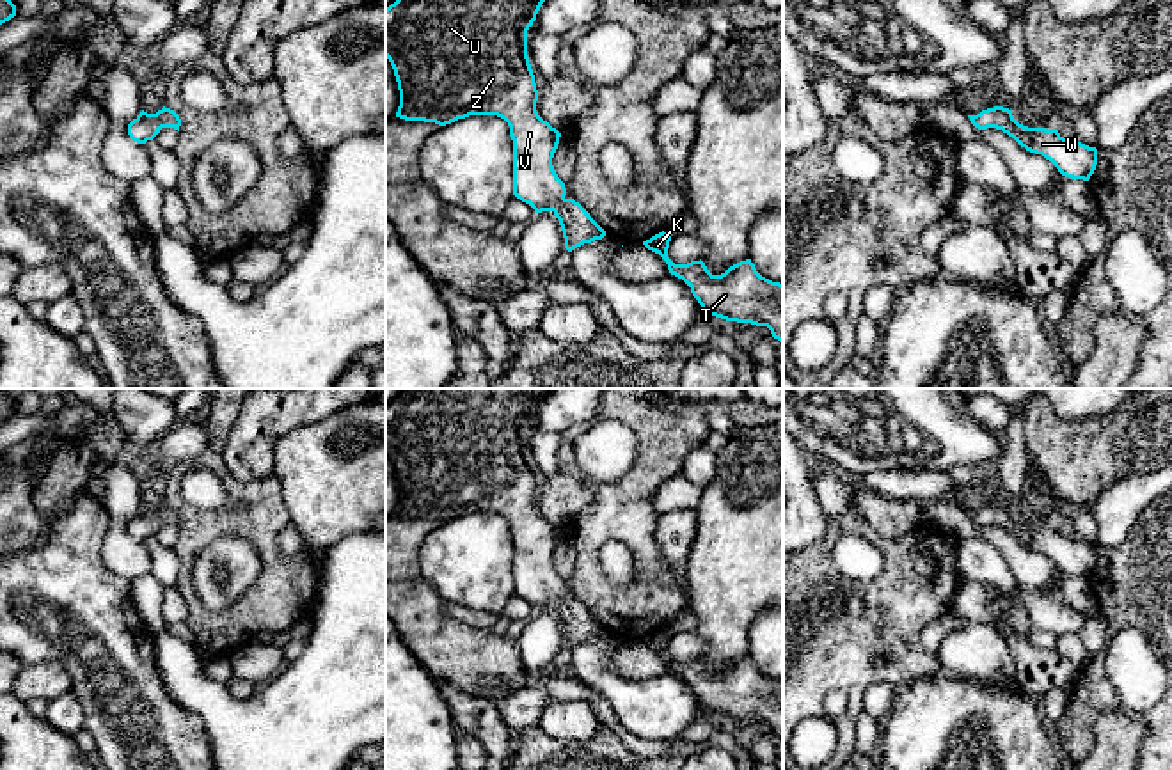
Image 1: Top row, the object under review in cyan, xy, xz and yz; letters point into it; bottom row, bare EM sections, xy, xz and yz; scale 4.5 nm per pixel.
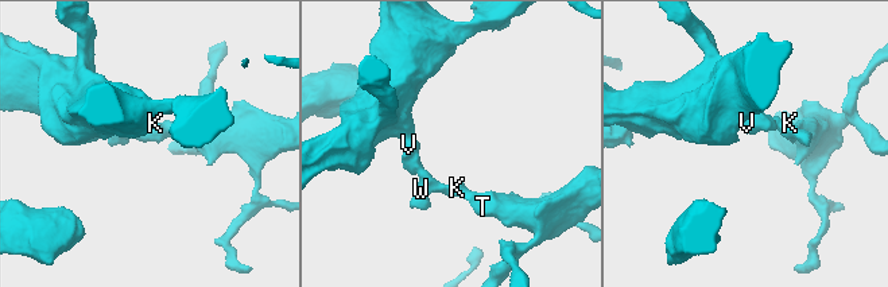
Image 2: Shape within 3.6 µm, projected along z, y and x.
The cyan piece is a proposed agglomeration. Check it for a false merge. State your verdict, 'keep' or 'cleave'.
keep

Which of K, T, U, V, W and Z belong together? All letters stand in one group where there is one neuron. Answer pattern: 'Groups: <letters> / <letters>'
Groups: K T U V W Z

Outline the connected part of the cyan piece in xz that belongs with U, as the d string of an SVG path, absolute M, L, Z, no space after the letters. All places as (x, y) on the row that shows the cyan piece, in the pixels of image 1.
M396 0L385 9L385 57L400 90L396 117L439 126L469 115L497 115L510 126L513 140L513 195L536 213L552 211L559 220L565 248L602 240L606 231L574 199L566 199L565 183L558 177L552 158L561 133L536 112L538 90L527 57L527 30L545 0Z

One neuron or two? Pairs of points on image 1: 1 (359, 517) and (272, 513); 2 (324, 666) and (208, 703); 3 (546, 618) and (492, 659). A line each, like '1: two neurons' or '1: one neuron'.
1: two neurons
2: one neuron
3: two neurons

